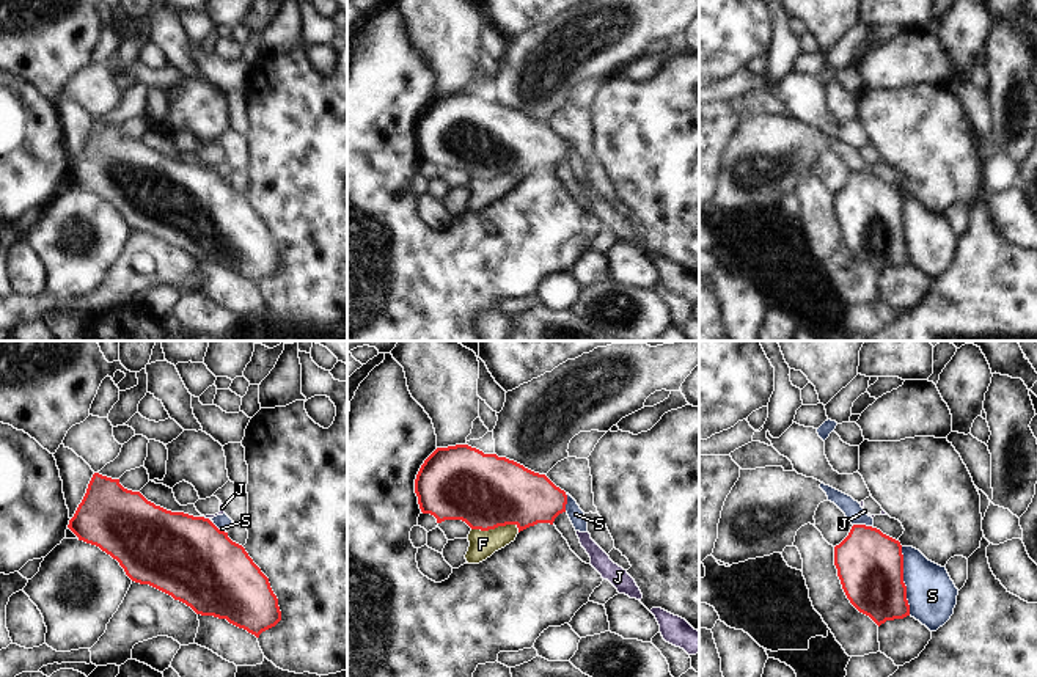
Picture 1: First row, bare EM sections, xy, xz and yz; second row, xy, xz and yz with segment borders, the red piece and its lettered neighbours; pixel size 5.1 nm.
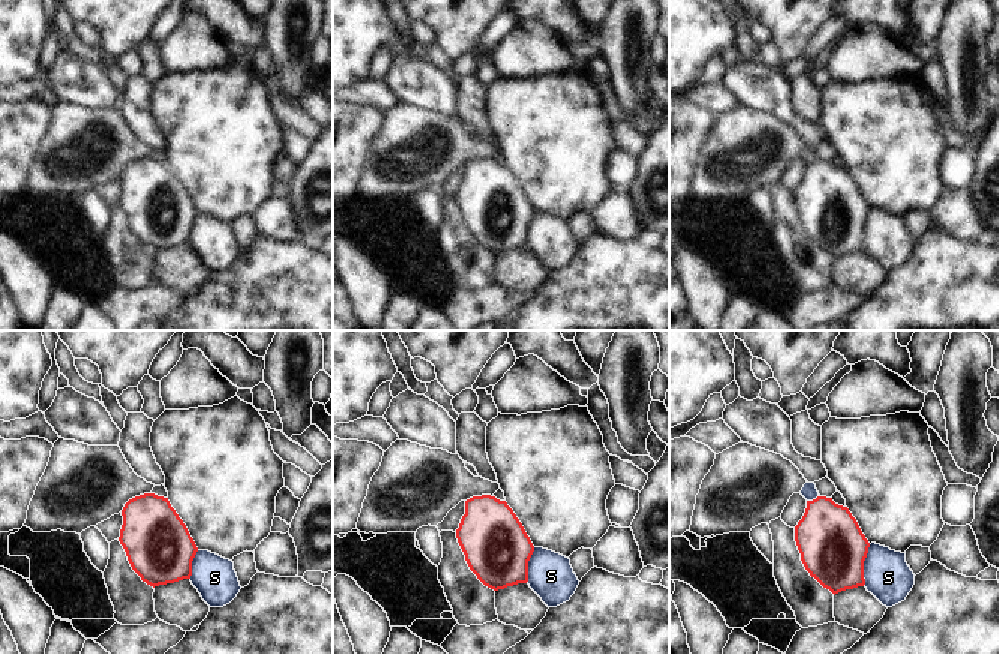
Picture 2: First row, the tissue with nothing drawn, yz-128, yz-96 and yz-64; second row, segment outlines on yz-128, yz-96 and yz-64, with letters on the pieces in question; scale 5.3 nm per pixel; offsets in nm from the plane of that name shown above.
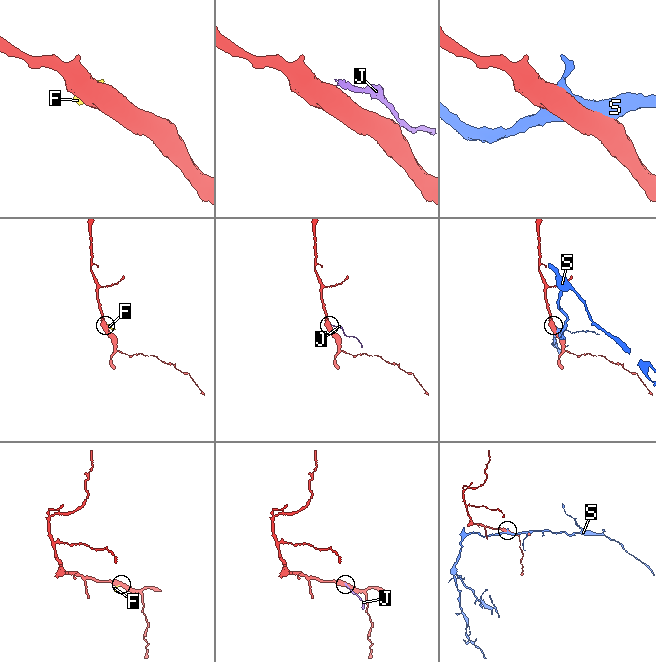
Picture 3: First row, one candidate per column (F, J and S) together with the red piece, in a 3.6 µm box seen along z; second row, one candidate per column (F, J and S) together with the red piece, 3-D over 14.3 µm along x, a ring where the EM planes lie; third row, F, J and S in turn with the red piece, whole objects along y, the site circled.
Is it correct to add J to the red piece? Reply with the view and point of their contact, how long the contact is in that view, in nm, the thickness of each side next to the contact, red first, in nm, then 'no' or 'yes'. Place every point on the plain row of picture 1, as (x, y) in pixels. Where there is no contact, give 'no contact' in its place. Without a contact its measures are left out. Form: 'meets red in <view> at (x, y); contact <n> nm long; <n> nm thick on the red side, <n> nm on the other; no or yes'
meets red in xy at (206, 167); contact 30 nm long; 420 nm thick on the red side, 30 nm on the other; no

